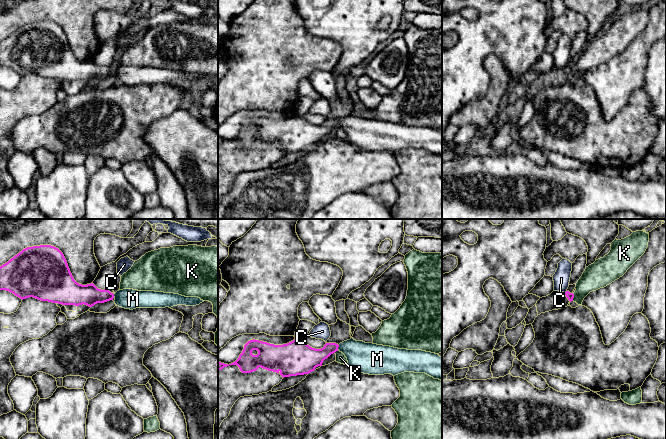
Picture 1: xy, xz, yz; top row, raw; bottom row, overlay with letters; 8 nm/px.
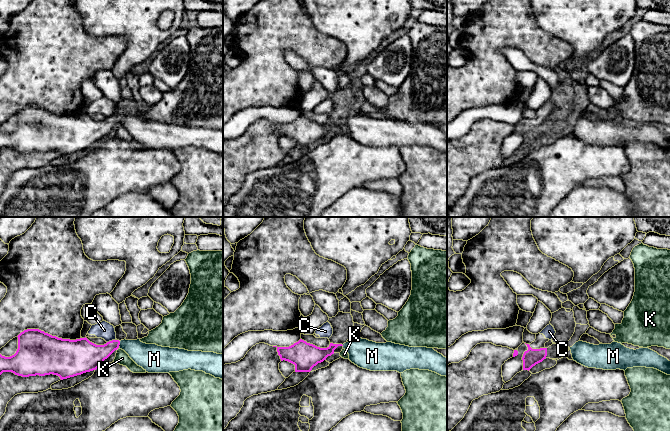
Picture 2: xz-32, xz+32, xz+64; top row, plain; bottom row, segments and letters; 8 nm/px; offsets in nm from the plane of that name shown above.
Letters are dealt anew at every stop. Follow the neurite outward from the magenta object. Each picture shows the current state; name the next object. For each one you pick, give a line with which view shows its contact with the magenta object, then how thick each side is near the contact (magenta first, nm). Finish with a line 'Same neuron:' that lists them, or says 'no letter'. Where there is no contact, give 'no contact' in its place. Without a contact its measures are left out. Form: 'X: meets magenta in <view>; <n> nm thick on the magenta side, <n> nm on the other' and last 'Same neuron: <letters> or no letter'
M: meets magenta in xz; 170 nm thick on the magenta side, 240 nm on the other
Same neuron: M

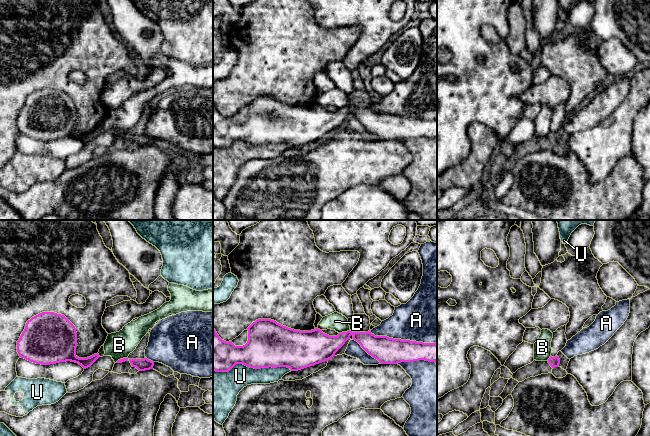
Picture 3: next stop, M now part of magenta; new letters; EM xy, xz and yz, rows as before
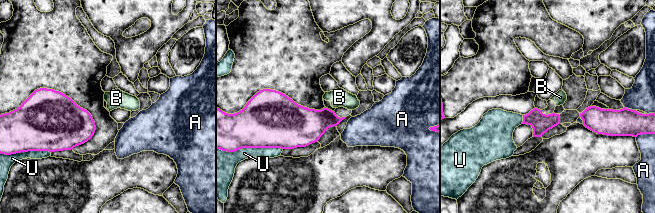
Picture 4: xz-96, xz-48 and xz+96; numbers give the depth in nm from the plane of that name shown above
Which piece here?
Same neuron: no letter

